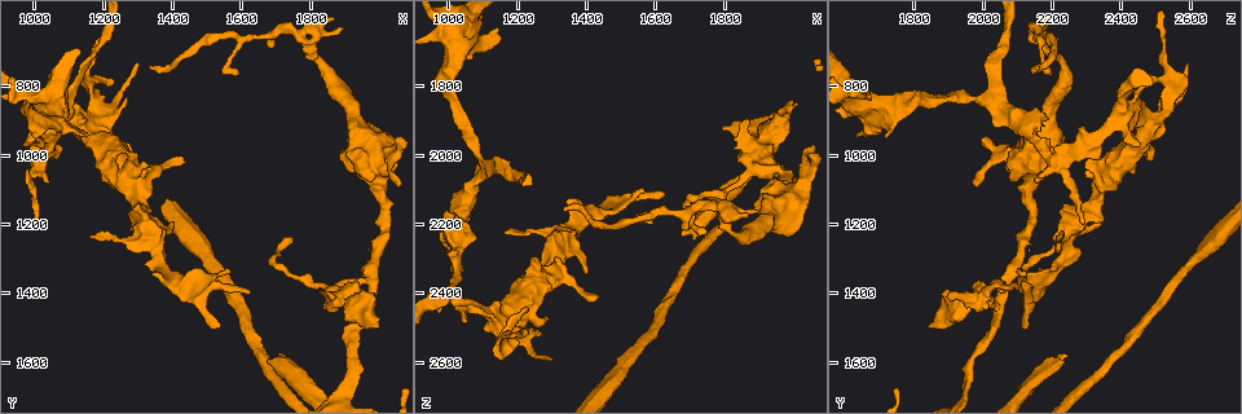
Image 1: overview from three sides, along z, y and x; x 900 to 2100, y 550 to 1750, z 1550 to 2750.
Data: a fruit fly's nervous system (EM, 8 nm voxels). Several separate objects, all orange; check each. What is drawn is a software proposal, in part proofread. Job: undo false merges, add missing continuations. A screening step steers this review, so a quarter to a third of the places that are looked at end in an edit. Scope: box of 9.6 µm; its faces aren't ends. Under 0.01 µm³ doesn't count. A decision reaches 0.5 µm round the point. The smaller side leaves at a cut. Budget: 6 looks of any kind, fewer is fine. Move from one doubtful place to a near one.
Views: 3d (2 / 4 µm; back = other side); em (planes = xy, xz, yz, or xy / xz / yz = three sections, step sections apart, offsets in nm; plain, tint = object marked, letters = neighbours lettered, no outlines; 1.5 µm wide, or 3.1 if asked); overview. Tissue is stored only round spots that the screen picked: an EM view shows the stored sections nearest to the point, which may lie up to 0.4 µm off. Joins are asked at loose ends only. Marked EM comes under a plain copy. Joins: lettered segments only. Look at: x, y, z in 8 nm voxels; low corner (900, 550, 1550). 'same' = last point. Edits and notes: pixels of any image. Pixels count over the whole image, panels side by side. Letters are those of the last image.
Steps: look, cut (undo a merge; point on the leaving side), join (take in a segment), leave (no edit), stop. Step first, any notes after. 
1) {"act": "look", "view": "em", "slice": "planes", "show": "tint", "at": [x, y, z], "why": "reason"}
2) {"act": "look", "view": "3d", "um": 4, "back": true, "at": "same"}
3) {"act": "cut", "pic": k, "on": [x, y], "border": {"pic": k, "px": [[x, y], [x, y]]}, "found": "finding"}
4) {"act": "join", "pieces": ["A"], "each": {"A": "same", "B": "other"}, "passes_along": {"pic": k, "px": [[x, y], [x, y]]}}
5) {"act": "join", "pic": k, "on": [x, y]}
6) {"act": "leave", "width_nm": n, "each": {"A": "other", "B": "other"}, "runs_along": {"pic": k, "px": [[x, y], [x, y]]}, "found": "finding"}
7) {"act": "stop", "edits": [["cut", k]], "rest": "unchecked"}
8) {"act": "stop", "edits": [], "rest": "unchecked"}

{"act": "look", "view": "em", "slice": "planes", "show": "letters", "at": [1010, 1200, 2280], "why": "branch stops here"}

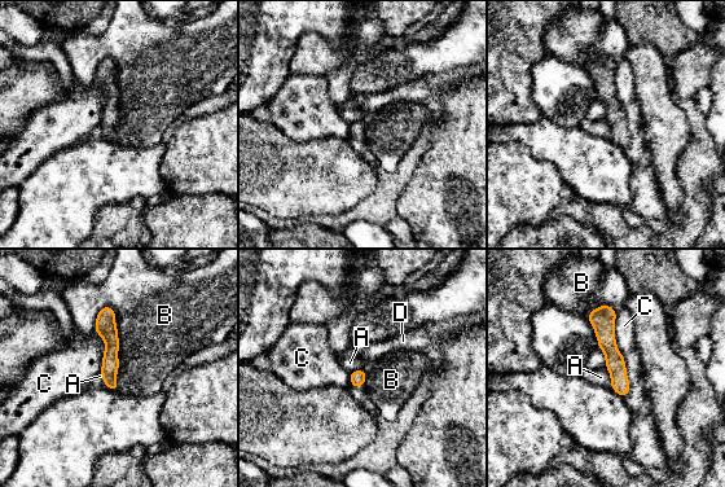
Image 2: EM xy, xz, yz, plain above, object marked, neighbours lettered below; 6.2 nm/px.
{"act": "leave", "each": {"A": "other", "B": "other", "C": "other", "D": "other"}, "border": {"pic": 2, "px": [[118, 328], [117, 393]]}, "found": "none of them fits"}

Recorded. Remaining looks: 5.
{"act": "look", "view": "em", "slice": "planes", "show": "letters", "at": [1680, 1600, 2220], "why": "long arm stops here"}

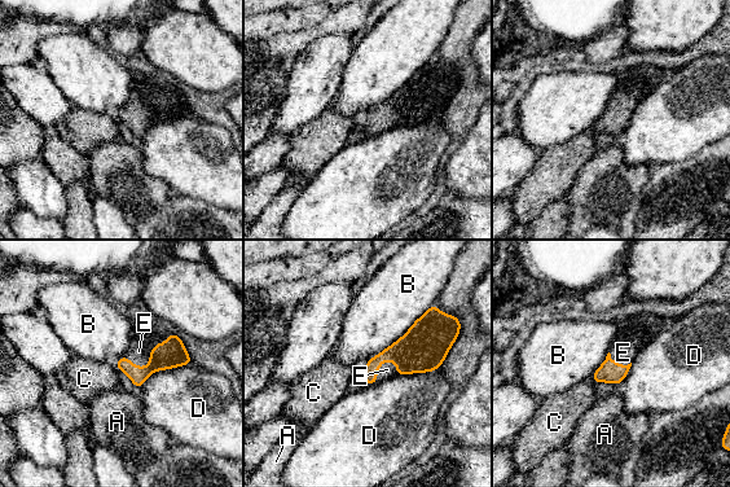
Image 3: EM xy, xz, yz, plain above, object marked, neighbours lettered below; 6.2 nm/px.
{"act": "join", "pieces": ["E"], "each": {"A": "other", "B": "other", "C": "other", "D": "other", "E": "same"}, "passes_along": {"pic": 3, "px": [[171, 354], [146, 367], [139, 351]]}, "found": "the cell continues"}

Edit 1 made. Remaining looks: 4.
{"act": "look", "view": "3d", "um": 2, "at": [1880, 1690, 1950], "why": "a fork"}

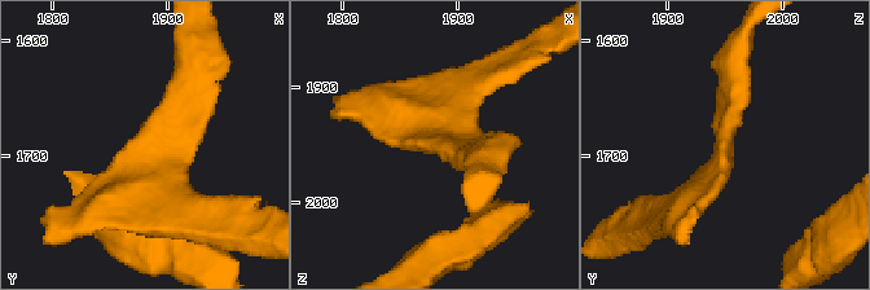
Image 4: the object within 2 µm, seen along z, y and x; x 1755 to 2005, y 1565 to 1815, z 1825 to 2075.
{"act": "look", "view": "em", "slice": "planes", "show": "tint", "at": [1888, 1692, 1950], "arms": 3, "arm_widths_nm": [160, 170, 170]}

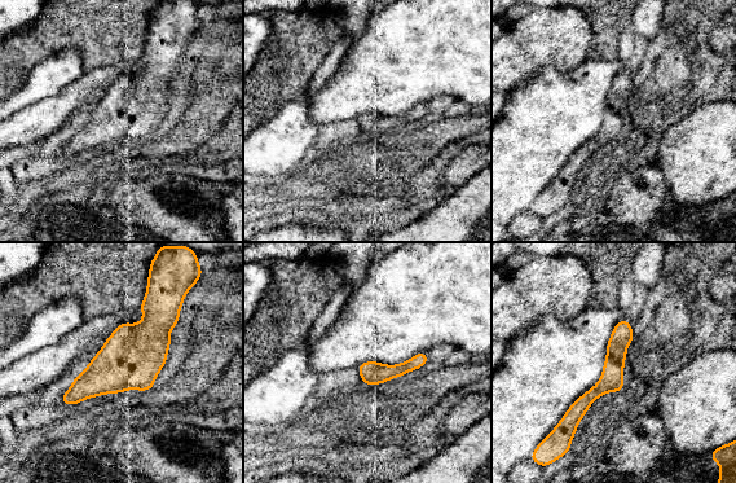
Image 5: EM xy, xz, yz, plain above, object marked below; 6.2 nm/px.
{"act": "look", "view": "em", "slice": "planes", "show": "letters", "at": "same", "why": "what lies round it"}

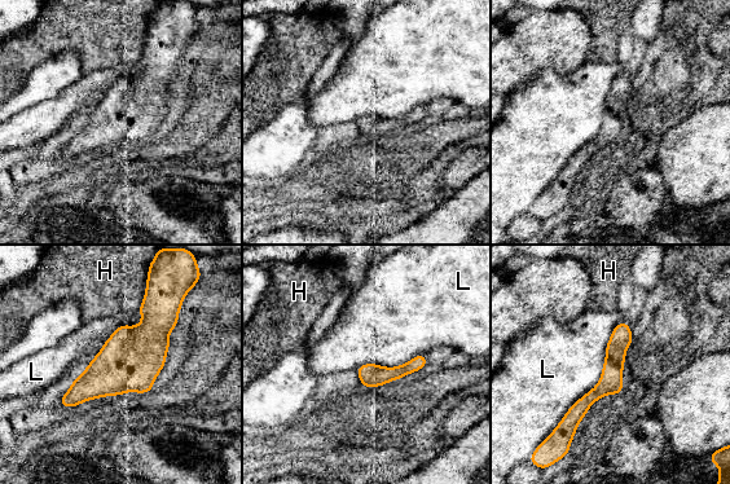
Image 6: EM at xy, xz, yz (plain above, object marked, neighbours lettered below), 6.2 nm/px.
{"act": "leave", "width_nm": 140, "each": {"H": "other", "L": "other"}, "border": {"pic": 6, "px": [[620, 321], [599, 381], [552, 432]]}, "found": "all the same cell"}

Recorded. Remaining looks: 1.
{"act": "stop", "edits": [["join", 3]], "rest": "unchecked"}

